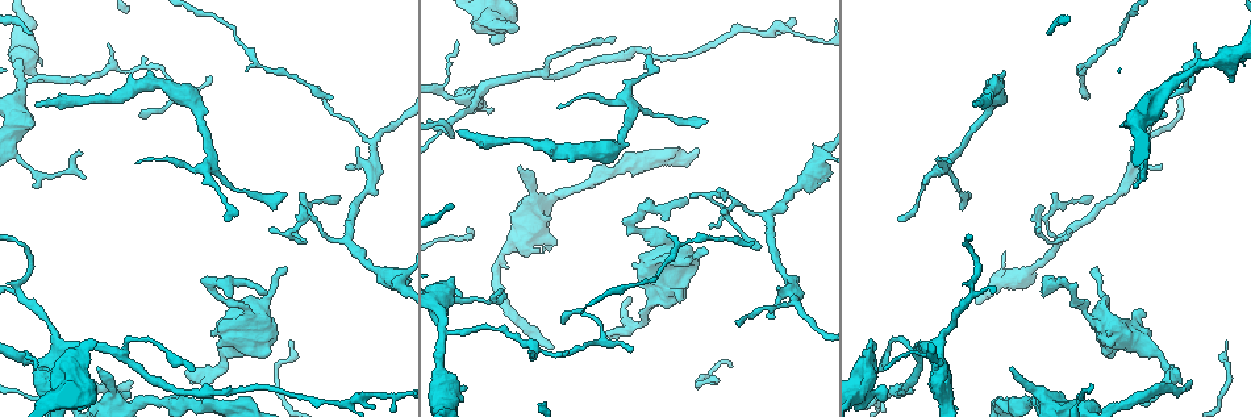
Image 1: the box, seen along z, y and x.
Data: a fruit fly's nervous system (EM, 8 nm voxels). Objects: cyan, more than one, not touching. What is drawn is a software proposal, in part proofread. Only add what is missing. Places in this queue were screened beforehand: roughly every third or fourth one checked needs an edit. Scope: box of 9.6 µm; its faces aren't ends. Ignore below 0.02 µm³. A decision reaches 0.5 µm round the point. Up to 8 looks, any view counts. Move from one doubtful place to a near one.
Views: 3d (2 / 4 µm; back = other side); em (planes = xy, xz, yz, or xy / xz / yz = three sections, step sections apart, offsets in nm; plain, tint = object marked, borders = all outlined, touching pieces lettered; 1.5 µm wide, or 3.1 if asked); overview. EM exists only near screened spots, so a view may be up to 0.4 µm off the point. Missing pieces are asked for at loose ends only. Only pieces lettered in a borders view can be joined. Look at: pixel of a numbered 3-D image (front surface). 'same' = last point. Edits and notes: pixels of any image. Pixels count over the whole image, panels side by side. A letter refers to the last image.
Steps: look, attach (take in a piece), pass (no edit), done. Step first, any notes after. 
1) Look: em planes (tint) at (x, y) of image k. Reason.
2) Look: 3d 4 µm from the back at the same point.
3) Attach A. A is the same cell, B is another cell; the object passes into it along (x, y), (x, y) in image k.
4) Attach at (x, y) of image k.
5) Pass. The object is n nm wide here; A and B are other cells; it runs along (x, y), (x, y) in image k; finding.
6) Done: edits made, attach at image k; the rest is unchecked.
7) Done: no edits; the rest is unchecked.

Look: em xz step 8 (tint) at (688, 201) of image 1. End of a long branch.

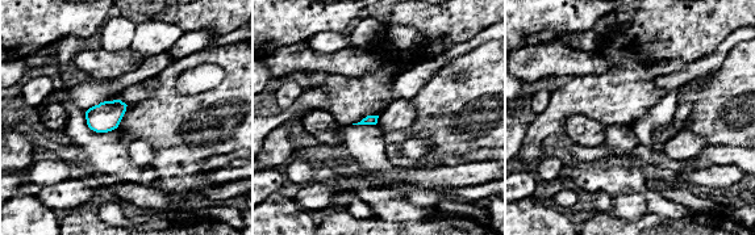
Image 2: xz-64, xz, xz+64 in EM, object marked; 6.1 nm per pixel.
Look: em planes (borders) at the same point.

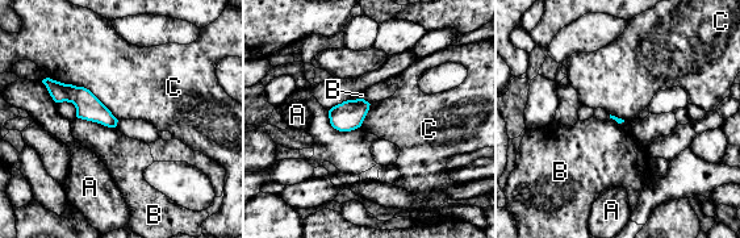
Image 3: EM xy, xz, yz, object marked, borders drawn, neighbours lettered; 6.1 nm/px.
Pass. A, B and C are other cells; it runs along (47, 82), (113, 122) in image 3; no lettered piece goes on from it.

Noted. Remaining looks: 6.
Look: em planes (borders) at (519, 27) of image 1. Thick end.

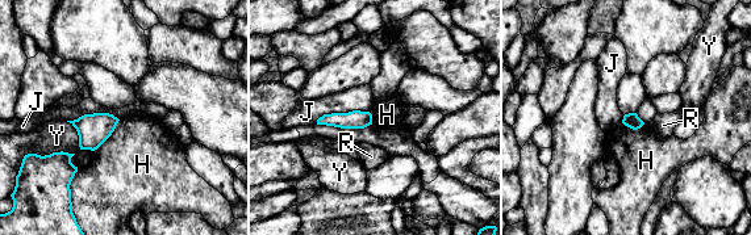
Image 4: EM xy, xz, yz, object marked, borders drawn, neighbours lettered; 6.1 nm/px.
Pass. H, J, R and Y are other cells; a border runs along (120, 120), (115, 130), (94, 151) in image 4; none of them fits.

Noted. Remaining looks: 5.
Look: 3d 4 µm at (194, 369) of image 1. Free end.

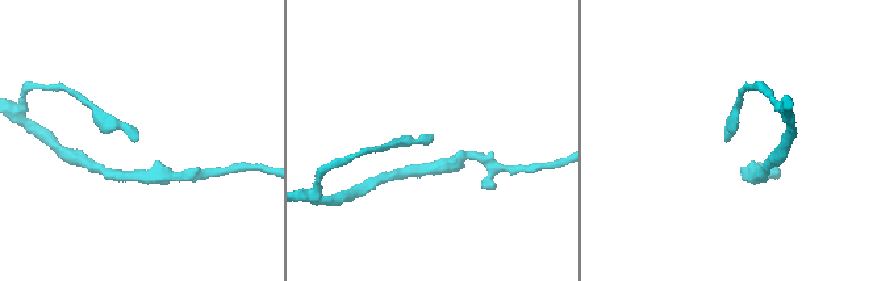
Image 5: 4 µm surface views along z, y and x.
Look: em 3.1 µm planes (borders) at (725, 141) of image 5. Shape alone is not enough.

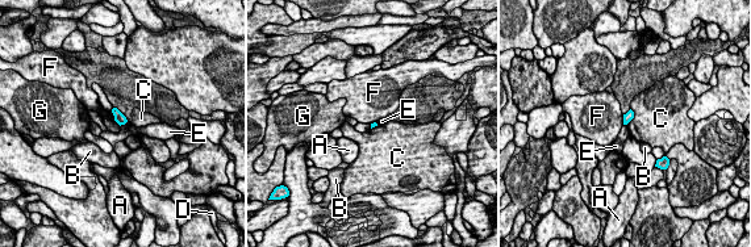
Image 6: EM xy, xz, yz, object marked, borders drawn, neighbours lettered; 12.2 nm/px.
Pass. A, B, C, D, E, F and G are other cells; a border runs along (111, 111), (116, 121) in image 6; none of them fits.

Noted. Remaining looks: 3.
Done: no edits; the rest is unchecked.

